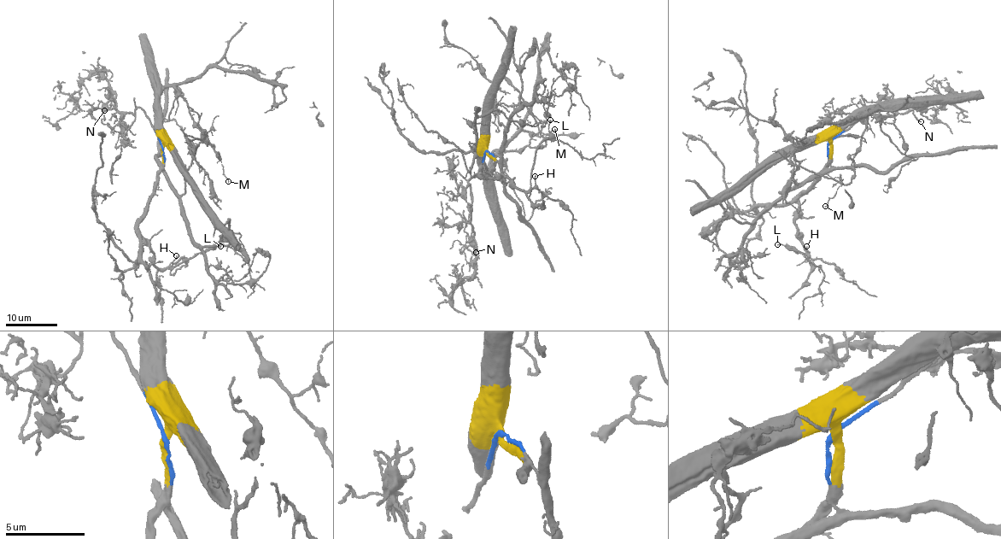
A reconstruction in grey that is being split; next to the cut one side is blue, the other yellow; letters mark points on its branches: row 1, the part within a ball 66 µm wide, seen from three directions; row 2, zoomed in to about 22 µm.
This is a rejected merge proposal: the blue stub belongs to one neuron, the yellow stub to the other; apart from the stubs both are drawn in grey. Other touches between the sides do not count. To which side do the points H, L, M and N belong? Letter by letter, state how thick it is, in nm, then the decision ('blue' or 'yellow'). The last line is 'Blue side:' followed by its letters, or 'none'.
H: calibre 110 nm; yellow
L: calibre 140 nm; yellow
M: calibre 110 nm; yellow
N: calibre 130 nm; blue
Blue side: N

